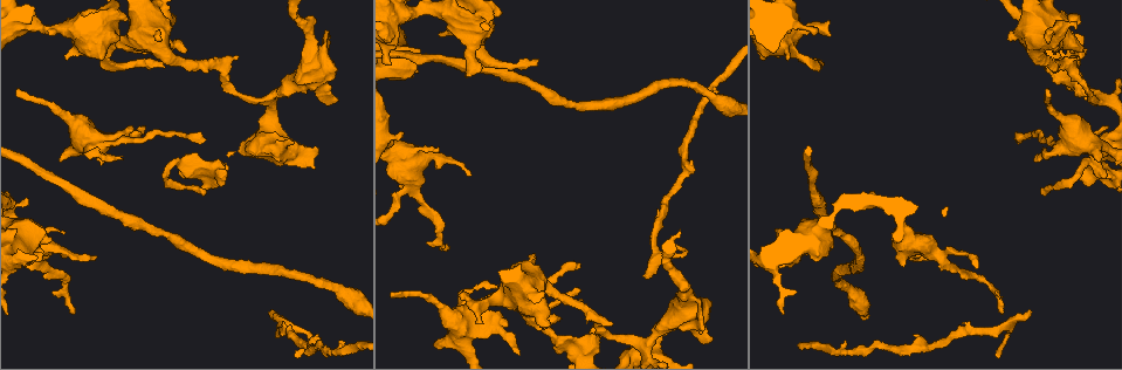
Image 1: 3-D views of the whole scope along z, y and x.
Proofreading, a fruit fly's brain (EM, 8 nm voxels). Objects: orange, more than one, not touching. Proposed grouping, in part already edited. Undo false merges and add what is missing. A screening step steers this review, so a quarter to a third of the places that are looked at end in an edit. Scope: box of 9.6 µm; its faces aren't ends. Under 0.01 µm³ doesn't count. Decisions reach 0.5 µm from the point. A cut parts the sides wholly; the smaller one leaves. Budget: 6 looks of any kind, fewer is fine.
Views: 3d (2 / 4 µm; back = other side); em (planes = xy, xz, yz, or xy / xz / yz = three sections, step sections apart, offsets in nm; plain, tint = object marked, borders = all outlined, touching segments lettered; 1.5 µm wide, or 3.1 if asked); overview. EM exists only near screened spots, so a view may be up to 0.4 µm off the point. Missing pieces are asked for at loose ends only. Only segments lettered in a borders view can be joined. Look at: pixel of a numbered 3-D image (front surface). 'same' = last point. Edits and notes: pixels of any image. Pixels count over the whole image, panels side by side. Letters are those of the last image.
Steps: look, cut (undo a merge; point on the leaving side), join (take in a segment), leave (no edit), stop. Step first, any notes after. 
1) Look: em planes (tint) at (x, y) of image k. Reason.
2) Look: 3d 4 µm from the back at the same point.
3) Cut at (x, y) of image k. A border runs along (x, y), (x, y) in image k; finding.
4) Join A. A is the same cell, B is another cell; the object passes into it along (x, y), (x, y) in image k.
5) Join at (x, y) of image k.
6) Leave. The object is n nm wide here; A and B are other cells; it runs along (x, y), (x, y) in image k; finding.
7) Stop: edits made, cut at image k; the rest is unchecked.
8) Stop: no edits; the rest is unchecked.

Look: 3d 2 µm at (494, 285) of image 1. Free end.

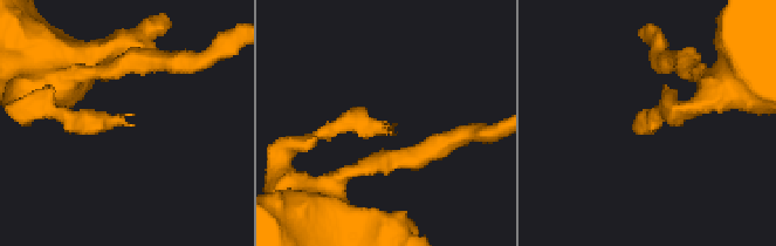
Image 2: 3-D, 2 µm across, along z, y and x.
Look: em xy step 8 (borders) at (390, 129) of image 2. Shape alone is not enough.

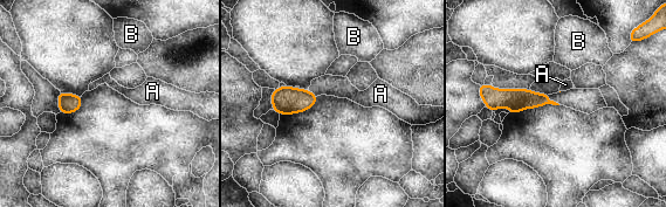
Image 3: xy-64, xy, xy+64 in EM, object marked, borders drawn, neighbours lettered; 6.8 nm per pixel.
Leave. The longest contact is with A, 100 nm; A and B are other cells; no lettered segment goes on from it.

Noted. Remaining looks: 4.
Look: em planes (borders) at (268, 314) of image 1. Free end.

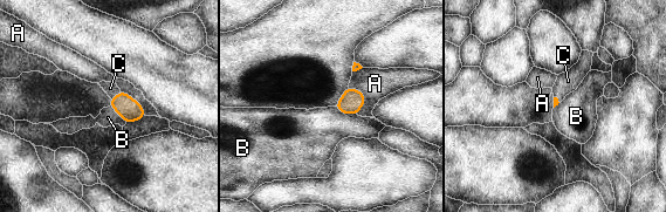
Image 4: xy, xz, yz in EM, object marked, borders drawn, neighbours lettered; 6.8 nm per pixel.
Join C. C is the same cell, A and B are other cells; the object passes into it along (129, 109), (117, 96), (110, 88) in image 4; the cell continues.

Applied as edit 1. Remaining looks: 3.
Look: overview. See it whole again.

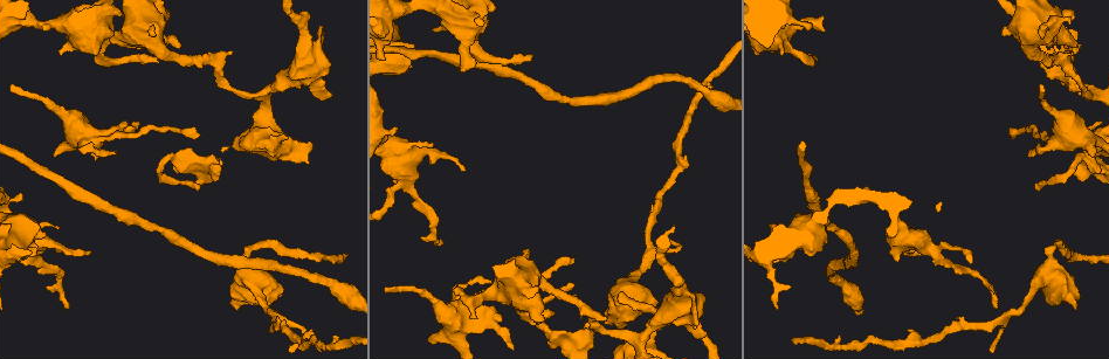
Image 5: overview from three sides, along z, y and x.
Look: em planes (borders) at (177, 45) of image 5. Free end.

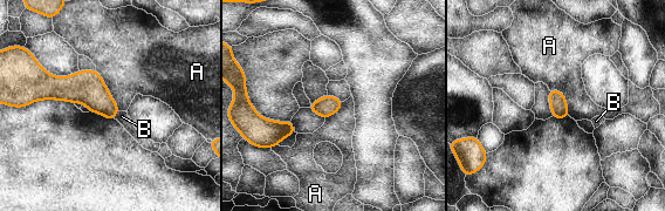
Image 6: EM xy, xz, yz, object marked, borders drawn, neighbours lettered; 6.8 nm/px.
Leave. A and B are other cells; a border runs along (96, 69), (121, 110) in image 6; no lettered segment goes on from it.

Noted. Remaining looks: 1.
Stop: edits made, join at image 4; the rest is unchecked.

